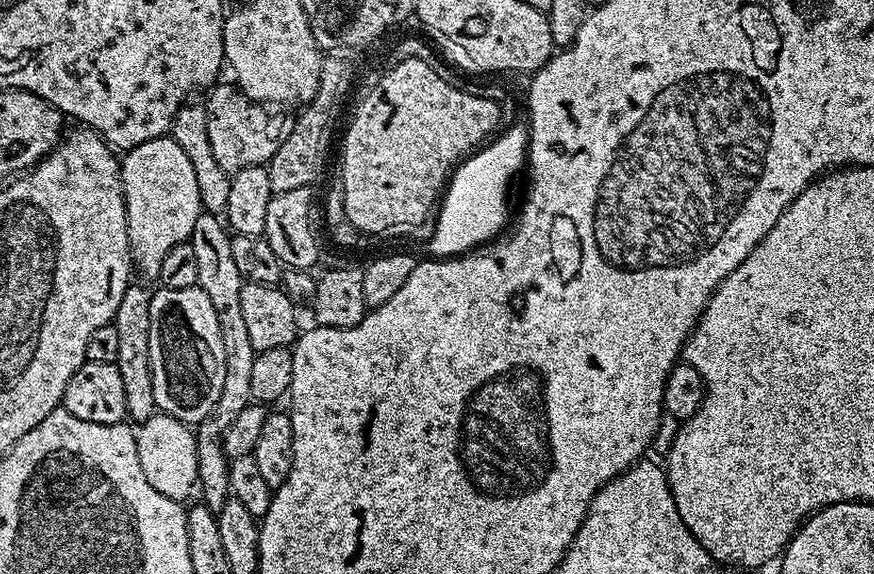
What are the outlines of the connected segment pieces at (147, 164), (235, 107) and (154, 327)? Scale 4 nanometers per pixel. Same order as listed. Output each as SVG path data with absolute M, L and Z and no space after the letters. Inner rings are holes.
M169 135L129 149L120 161L120 180L127 208L128 247L137 273L156 280L167 251L191 237L194 223L203 211L194 166L183 153L182 146Z
M232 82L217 83L207 89L206 96L208 100L203 101L206 131L210 133L210 147L218 166L231 174L250 166L267 165L276 153L278 140L277 137L272 137L272 132L268 129L265 105L257 104Z
M199 286L186 290L157 287L155 291L151 293L150 302L150 366L154 402L161 413L195 426L208 417L214 402L218 402L222 382L226 379L226 354L222 354L222 330L218 330L218 314Z

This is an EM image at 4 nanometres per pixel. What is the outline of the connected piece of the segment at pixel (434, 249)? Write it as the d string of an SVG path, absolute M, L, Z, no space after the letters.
M502 122L500 126L483 131L476 142L476 145L467 147L453 165L449 165L444 180L433 188L429 221L416 234L429 257L459 257L497 239L499 228L509 223L508 187L525 167L528 128Z

